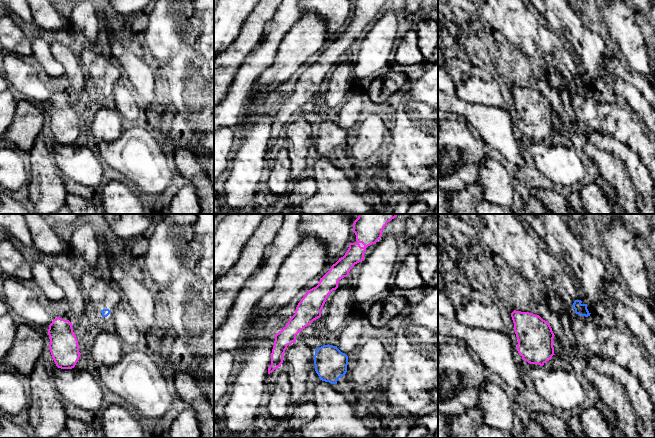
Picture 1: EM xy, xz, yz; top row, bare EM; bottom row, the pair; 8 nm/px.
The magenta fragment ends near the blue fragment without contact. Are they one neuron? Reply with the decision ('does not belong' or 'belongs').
does not belong

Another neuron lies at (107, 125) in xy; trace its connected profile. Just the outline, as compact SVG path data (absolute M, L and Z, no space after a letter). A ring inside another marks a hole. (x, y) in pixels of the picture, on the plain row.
M100 108L90 127L92 139L112 142L121 136L124 126L124 119L116 109Z

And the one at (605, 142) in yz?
M591 131L585 134L588 143L610 152L623 162L626 175L632 180L637 192L638 214L655 214L655 183L639 156L616 138Z

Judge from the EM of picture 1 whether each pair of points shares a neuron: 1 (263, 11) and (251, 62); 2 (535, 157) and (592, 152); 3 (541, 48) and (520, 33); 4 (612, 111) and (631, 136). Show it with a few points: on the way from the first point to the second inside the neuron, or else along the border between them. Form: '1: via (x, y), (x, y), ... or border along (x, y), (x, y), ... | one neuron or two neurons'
1: border along (265, 27), (261, 41), (245, 58), (240, 67) | two neurons
2: border along (583, 157), (586, 160) | two neurons
3: via (536, 43), (525, 33) | one neuron
4: via (615, 117), (627, 130) | one neuron

